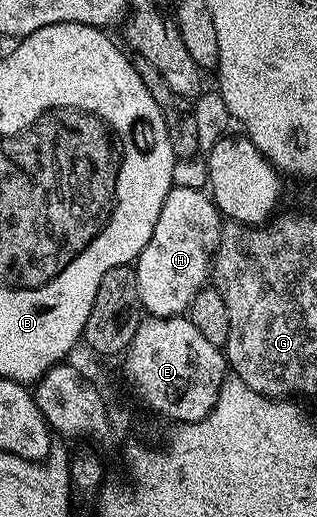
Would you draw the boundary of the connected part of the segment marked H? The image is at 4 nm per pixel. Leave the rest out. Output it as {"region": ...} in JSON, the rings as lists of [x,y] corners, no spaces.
{"region":[[[175,186],[168,191],[158,214],[158,222],[154,226],[154,234],[134,261],[140,306],[148,316],[182,316],[191,309],[194,298],[209,283],[221,231],[220,211],[216,209],[216,203],[207,191]]]}

